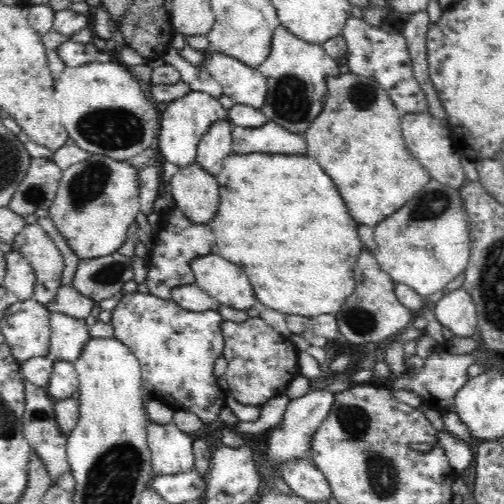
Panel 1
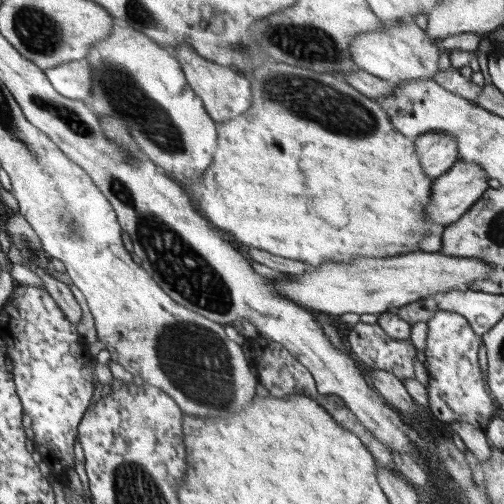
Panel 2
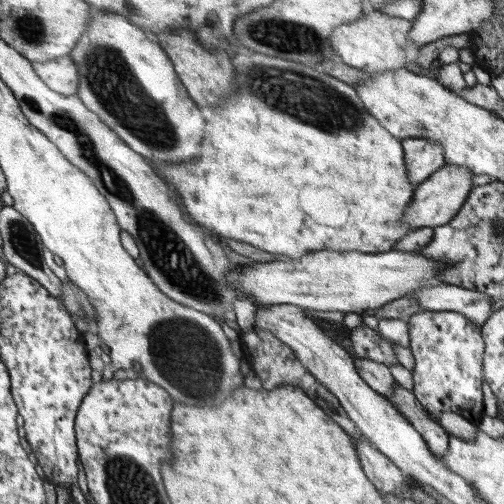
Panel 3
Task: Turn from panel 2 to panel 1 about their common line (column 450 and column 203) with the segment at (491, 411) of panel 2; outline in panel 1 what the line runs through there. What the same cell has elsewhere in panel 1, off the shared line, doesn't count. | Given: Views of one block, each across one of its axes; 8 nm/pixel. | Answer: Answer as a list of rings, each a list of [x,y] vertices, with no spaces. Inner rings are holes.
[[[124,294],[116,310],[112,310],[112,326],[118,342],[130,348],[140,362],[142,386],[146,394],[158,398],[174,412],[194,412],[204,424],[218,420],[220,408],[226,404],[216,376],[214,362],[224,356],[224,318],[214,310],[192,312],[174,300],[162,300],[152,294]]]

